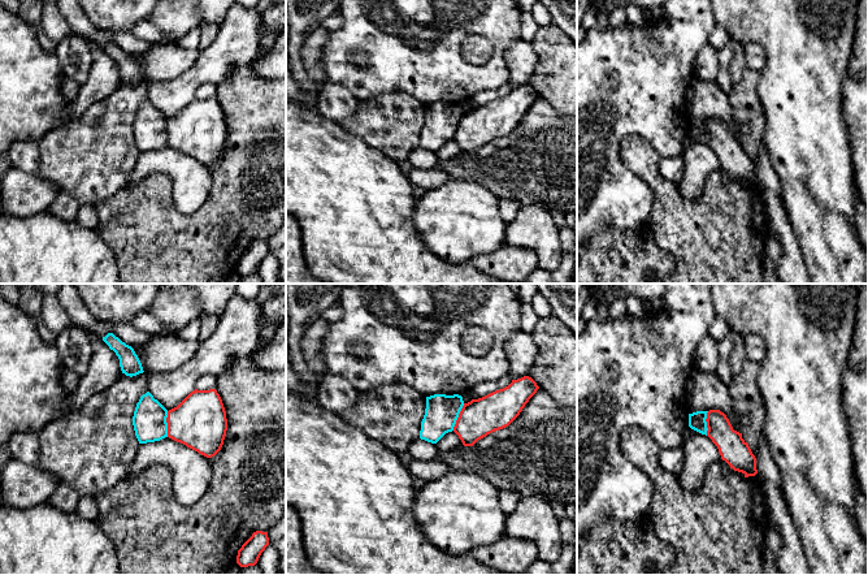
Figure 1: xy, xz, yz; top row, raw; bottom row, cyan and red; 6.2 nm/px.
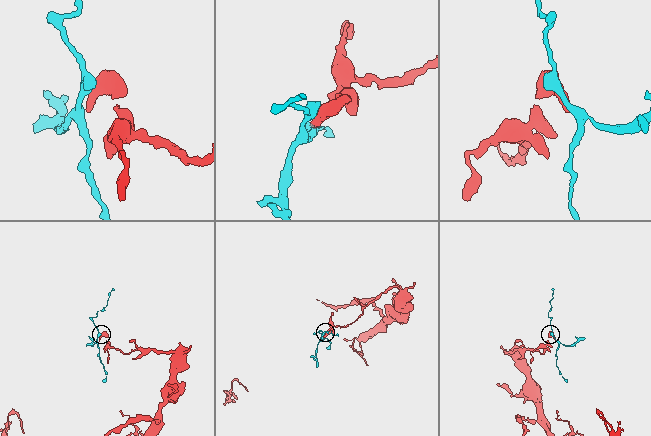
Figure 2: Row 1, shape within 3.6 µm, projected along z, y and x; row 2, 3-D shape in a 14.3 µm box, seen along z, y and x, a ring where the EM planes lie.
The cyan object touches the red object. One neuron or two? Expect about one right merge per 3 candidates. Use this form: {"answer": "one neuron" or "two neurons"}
{"answer": "two neurons"}

